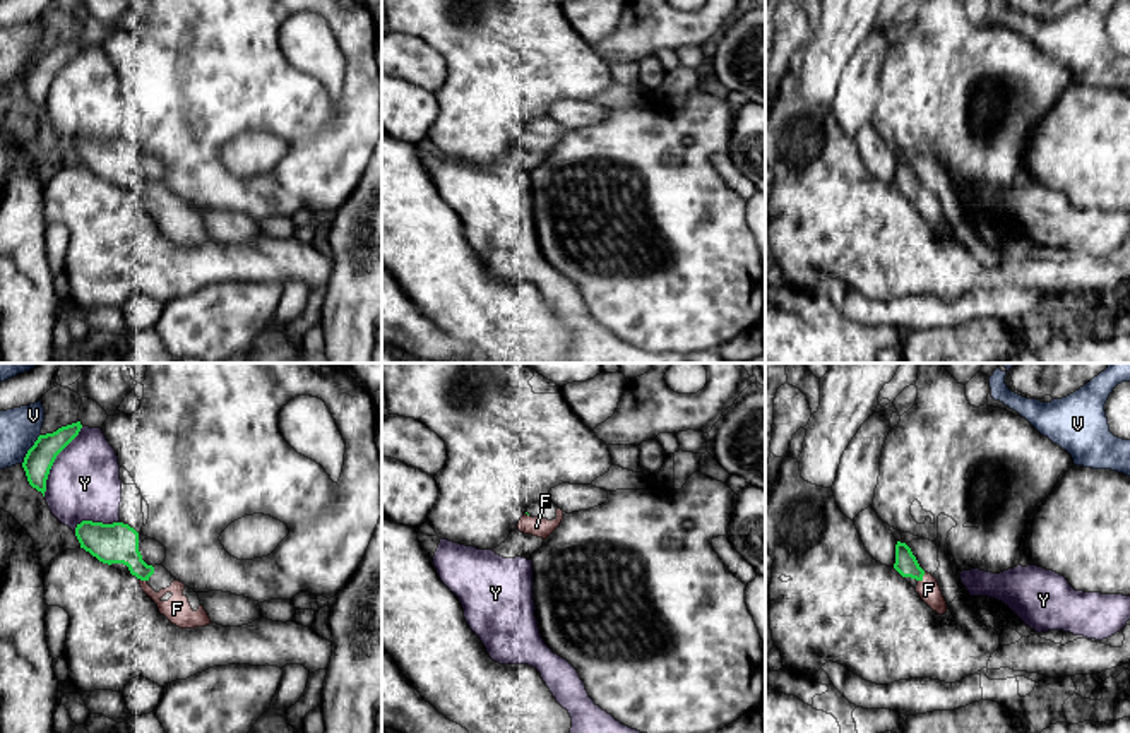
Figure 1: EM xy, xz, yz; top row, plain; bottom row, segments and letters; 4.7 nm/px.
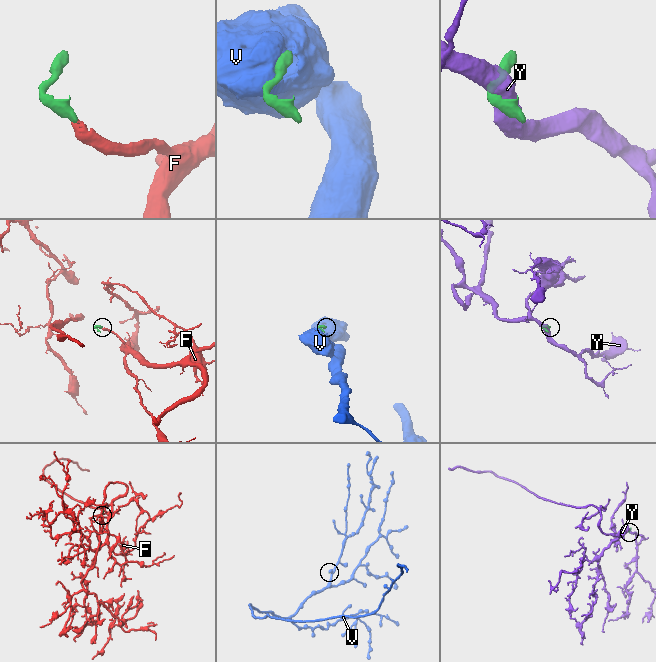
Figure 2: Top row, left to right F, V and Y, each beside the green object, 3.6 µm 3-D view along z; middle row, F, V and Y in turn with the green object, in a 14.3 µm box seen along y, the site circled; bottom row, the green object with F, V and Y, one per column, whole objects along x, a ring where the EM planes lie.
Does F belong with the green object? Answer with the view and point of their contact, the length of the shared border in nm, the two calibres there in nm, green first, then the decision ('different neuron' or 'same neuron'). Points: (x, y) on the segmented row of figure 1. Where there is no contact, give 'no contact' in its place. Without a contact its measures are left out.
yz (921, 578) | 60 nm | 110/110 nm | same neuron

